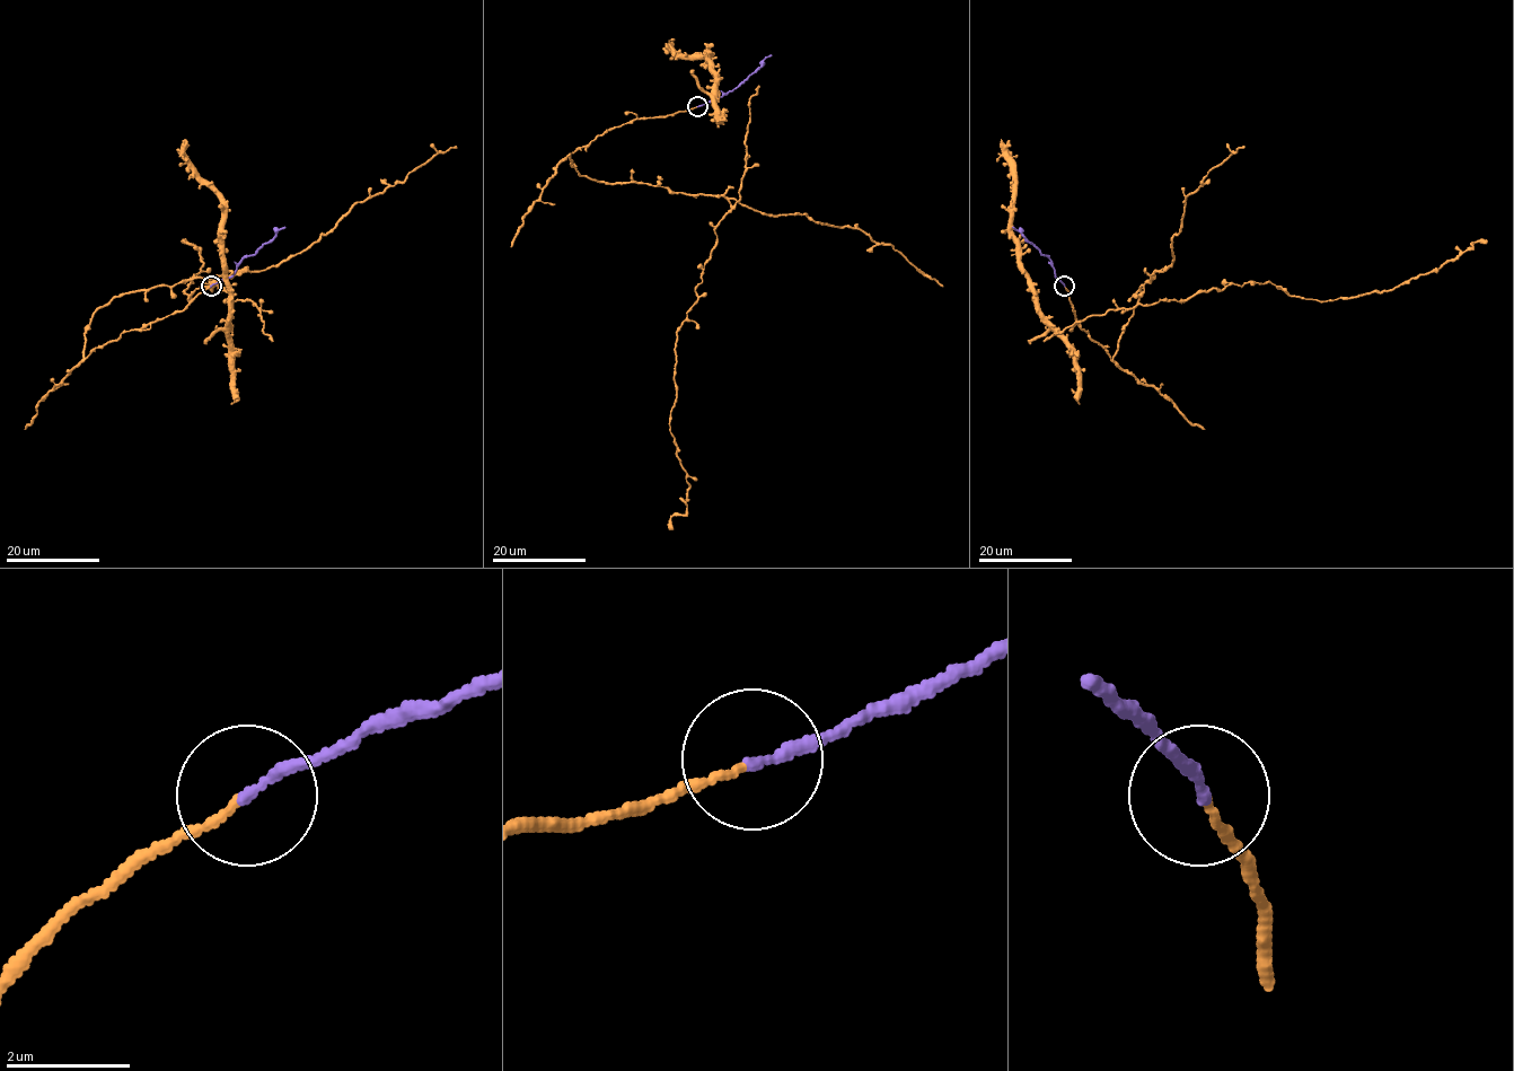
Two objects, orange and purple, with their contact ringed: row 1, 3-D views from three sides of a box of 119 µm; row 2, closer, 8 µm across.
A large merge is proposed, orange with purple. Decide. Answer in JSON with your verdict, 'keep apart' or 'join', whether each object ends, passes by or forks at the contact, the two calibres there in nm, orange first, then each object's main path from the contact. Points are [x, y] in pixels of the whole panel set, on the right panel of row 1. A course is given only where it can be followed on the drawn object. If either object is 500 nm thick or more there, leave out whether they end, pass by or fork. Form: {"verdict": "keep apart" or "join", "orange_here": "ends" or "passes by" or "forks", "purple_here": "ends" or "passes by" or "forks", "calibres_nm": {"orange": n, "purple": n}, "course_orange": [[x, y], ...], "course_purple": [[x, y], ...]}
{"verdict": "join", "orange_here": "ends", "purple_here": "ends", "calibres_nm": {"orange": 110, "purple": 180}, "course_orange": [[1065, 286], [1076, 322], [1112, 359], [1140, 287], [1173, 261], [1172, 237], [1179, 233], [1186, 199], [1243, 146]], "course_purple": [[1064, 286], [1048, 256], [1013, 228]]}

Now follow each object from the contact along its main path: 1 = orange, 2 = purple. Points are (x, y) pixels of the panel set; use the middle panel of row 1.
1: (697, 107), (609, 128), (573, 151), (572, 165), (600, 182), (723, 194), (773, 216), (856, 228), (942, 286)
2: (697, 106), (733, 90), (772, 55)

